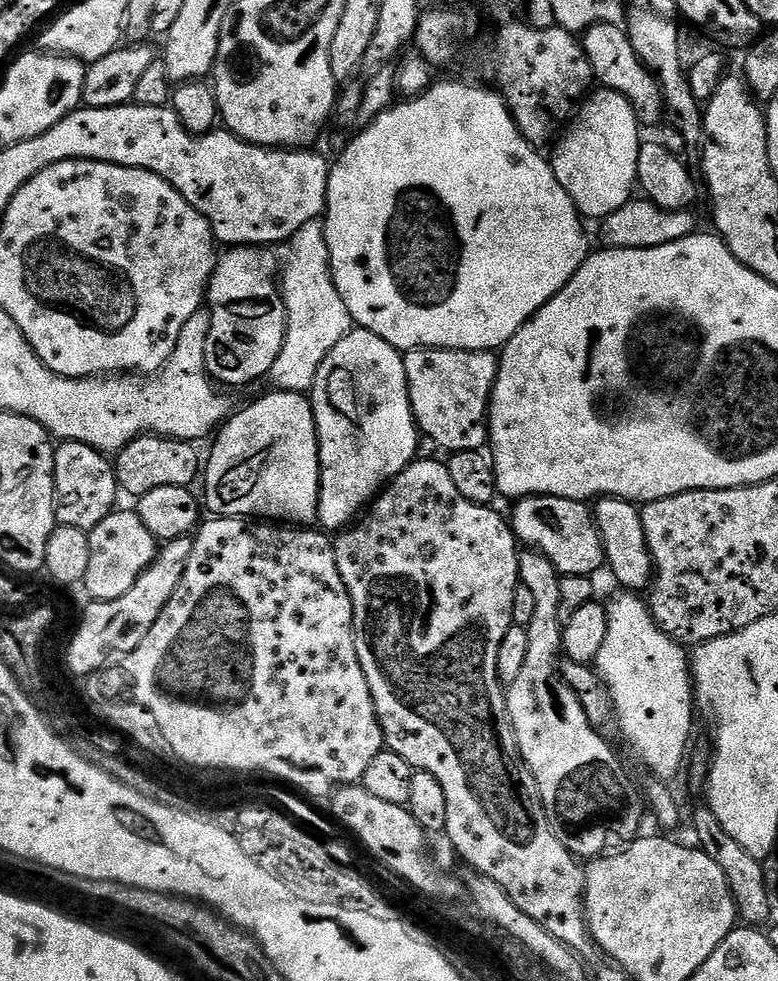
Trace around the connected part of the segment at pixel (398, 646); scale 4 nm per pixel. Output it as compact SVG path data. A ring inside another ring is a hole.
M417 458L406 466L406 470L402 470L402 474L398 474L389 482L383 491L381 491L380 495L372 501L367 511L359 517L358 523L355 526L341 531L339 535L335 537L334 547L336 550L336 561L338 562L338 574L342 574L342 582L346 582L348 593L350 594L350 602L352 603L352 628L356 632L358 662L362 662L362 674L366 674L366 682L370 686L370 694L374 698L374 706L376 707L376 713L380 719L387 751L398 754L402 758L406 758L406 762L413 770L425 772L426 774L434 774L434 778L438 778L438 782L442 782L442 790L446 790L446 826L444 827L444 832L446 833L446 837L448 836L449 842L456 847L457 854L472 867L472 870L475 870L479 875L490 878L494 882L498 882L498 886L502 886L502 890L506 890L506 894L510 894L510 902L514 902L514 906L518 906L518 910L522 910L522 914L530 914L530 918L534 918L534 922L538 922L538 926L542 926L542 930L550 930L550 934L554 934L554 938L558 938L562 943L568 946L581 961L589 962L588 960L592 960L595 956L598 956L598 949L596 944L592 941L592 935L588 933L588 920L584 916L585 869L583 867L579 868L579 866L576 865L579 864L577 857L573 856L566 846L562 846L562 842L558 842L558 838L550 826L548 815L542 806L538 782L534 782L534 774L530 774L530 770L518 750L514 726L510 722L510 714L508 713L506 688L505 685L500 683L500 679L498 678L498 646L502 642L502 638L506 638L506 630L513 627L512 611L514 610L514 590L520 584L520 552L518 551L516 533L513 532L511 523L509 523L505 517L503 520L503 518L495 512L496 510L495 507L487 504L475 504L466 498L462 498L462 494L458 494L458 486L454 486L454 482L450 478L450 470L448 469L447 463L440 461L439 464L436 460Z

